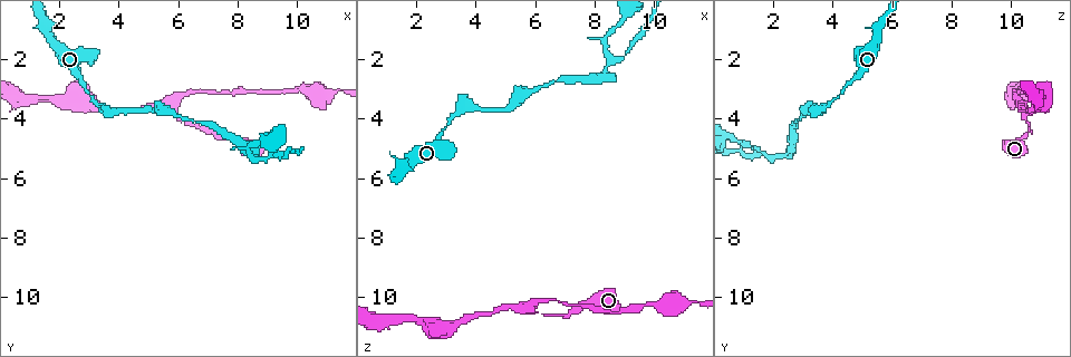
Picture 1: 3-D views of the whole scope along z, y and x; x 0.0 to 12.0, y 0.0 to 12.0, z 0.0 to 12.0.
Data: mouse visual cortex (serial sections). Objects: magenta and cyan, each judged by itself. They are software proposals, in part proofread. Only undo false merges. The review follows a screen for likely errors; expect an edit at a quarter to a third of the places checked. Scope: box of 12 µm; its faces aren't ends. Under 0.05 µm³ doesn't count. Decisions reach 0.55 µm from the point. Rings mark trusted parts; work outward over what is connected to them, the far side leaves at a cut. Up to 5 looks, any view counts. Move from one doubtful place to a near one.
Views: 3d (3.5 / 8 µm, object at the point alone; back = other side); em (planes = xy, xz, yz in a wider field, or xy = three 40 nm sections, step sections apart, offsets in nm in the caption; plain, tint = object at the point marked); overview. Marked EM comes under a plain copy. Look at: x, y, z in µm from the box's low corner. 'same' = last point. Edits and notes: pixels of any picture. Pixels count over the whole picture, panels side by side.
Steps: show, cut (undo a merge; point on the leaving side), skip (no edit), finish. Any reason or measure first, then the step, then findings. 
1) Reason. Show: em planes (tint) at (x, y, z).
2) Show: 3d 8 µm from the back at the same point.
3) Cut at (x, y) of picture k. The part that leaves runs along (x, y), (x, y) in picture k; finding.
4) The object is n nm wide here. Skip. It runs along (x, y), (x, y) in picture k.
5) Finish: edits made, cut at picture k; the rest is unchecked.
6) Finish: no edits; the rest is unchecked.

Thick turns thin. Show: 3d 3.5 µm at (5.8, 3.7, 10.4).

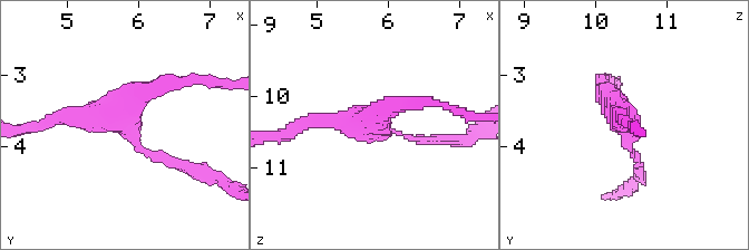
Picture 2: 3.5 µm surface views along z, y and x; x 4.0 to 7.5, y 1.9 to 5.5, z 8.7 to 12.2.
3 arms meet here; the arms are 150, 200, 200 nm wide; now the EM. Show: em xy step 1 (tint) at (5.75, 3.60, 10.40).

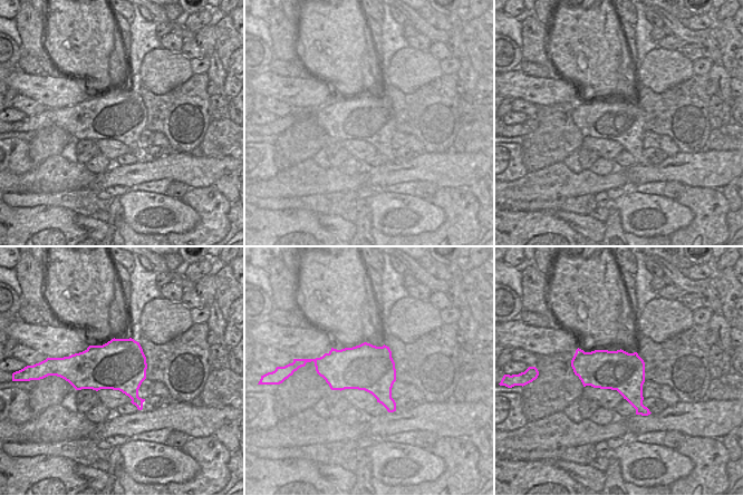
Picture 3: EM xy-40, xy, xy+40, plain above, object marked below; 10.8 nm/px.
Skip. Continuous, no second cell.

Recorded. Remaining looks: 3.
Three arms meet. Show: 3d 3.5 µm at (8.5, 5.3, 2.1).

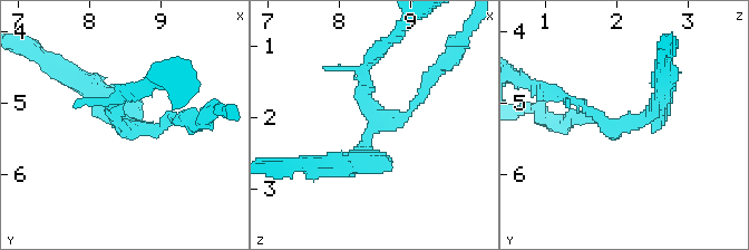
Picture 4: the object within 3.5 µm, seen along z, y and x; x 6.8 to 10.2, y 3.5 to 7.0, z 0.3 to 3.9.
3 arms meet here; the arms are 150, 150, 300 nm wide. Show: em xy step 3 (tint) at (8.50, 5.30, 2.15).

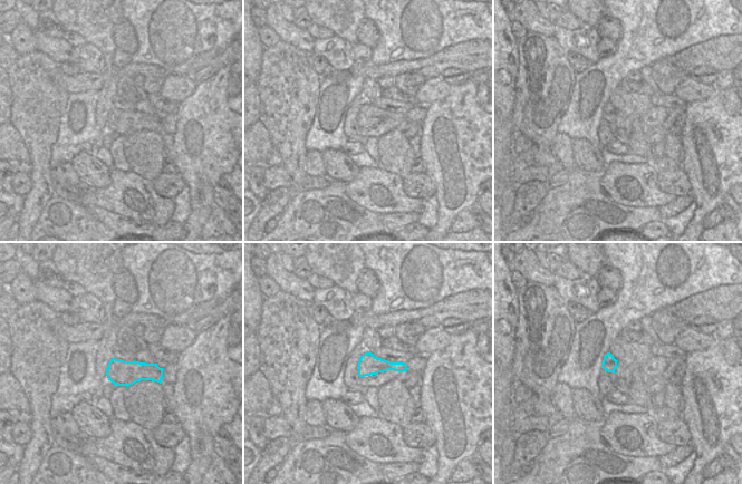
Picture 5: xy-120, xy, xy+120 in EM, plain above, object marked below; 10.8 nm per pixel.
Show: em xy step 2 (tint) at the same point.

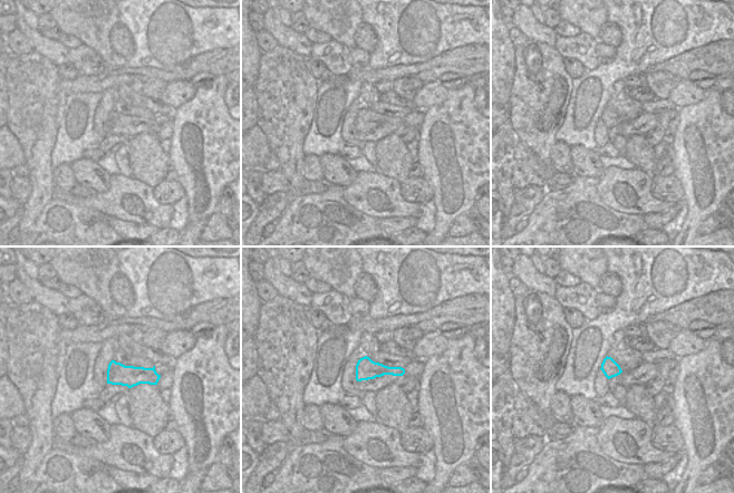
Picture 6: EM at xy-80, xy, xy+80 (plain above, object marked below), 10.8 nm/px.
The object is 220 nm wide here. Cut at (370, 108) of picture 4. The part that leaves runs along (366, 144), (372, 59) in picture 4; a second cell is stuck on.

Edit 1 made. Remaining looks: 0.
Finish: edits made, cut at picture 4; the rest is unchecked.

